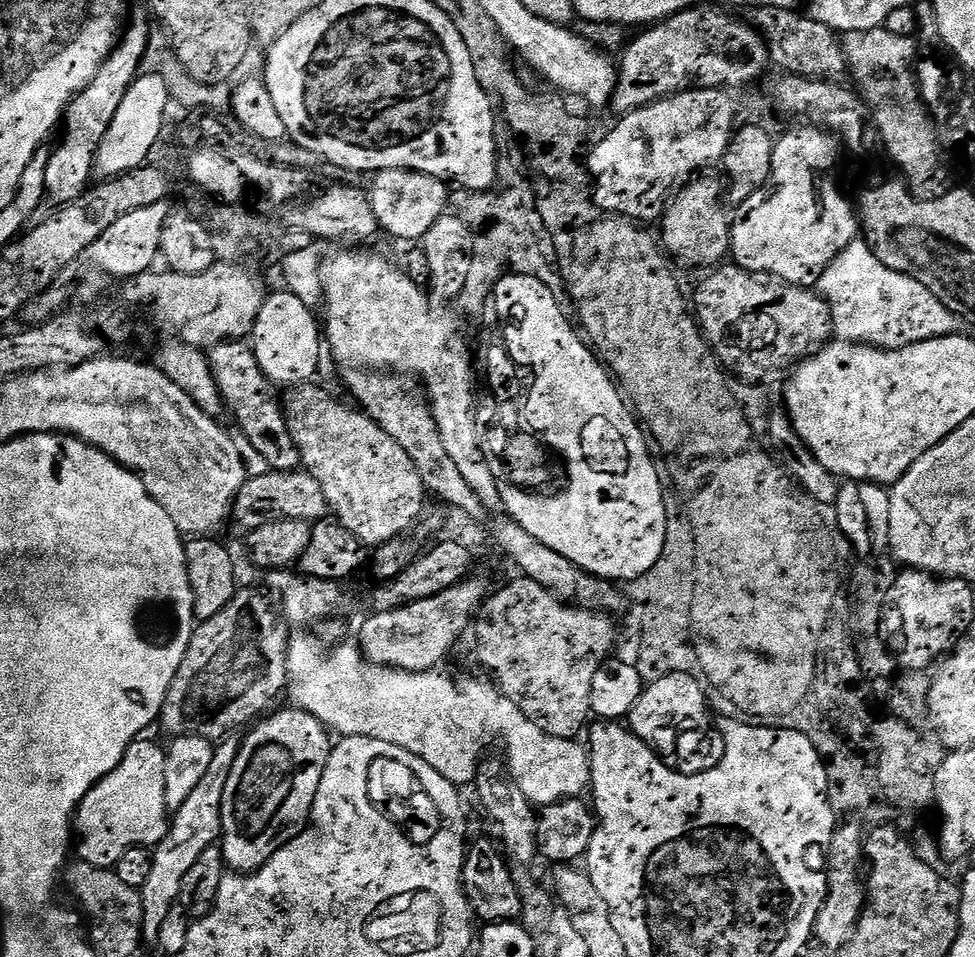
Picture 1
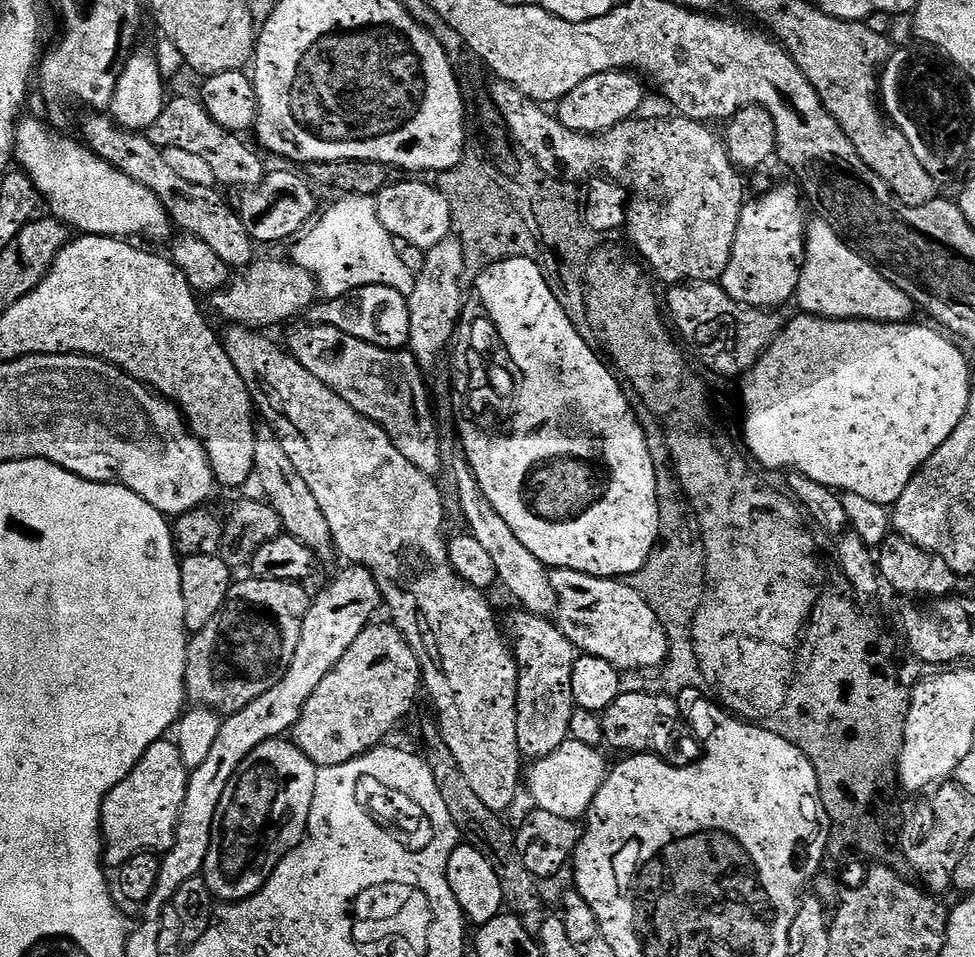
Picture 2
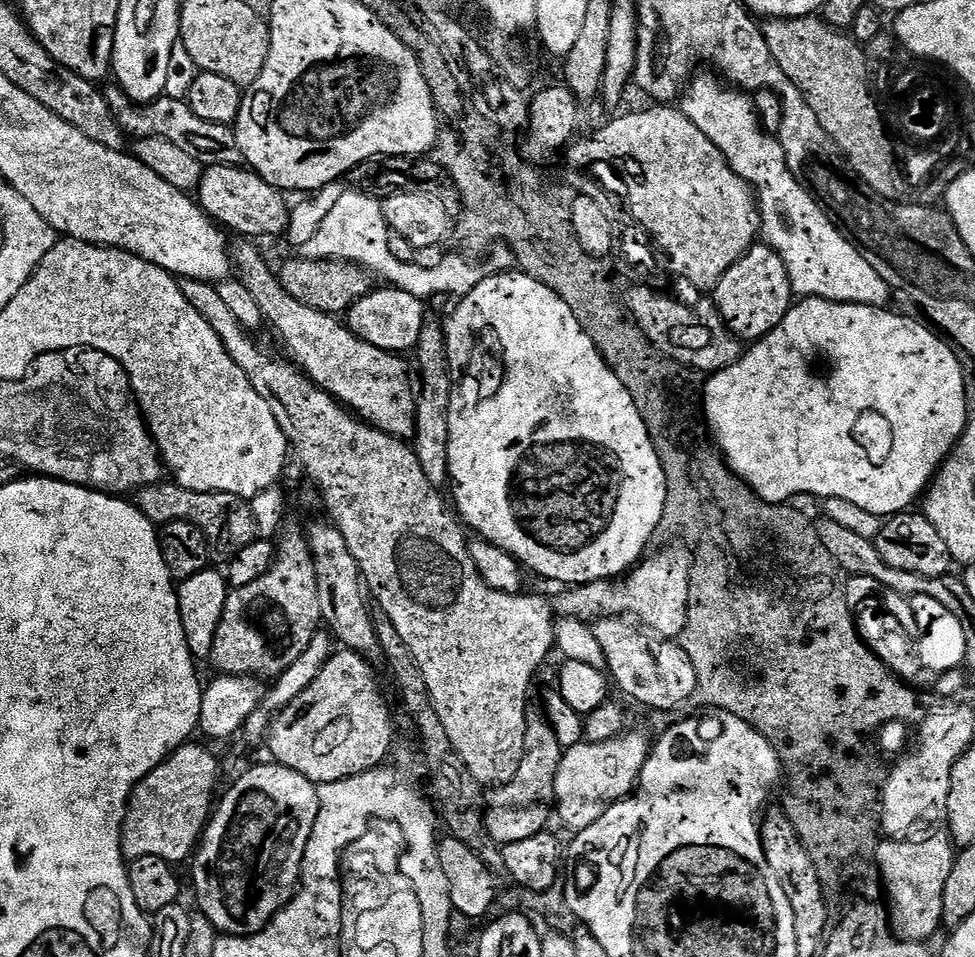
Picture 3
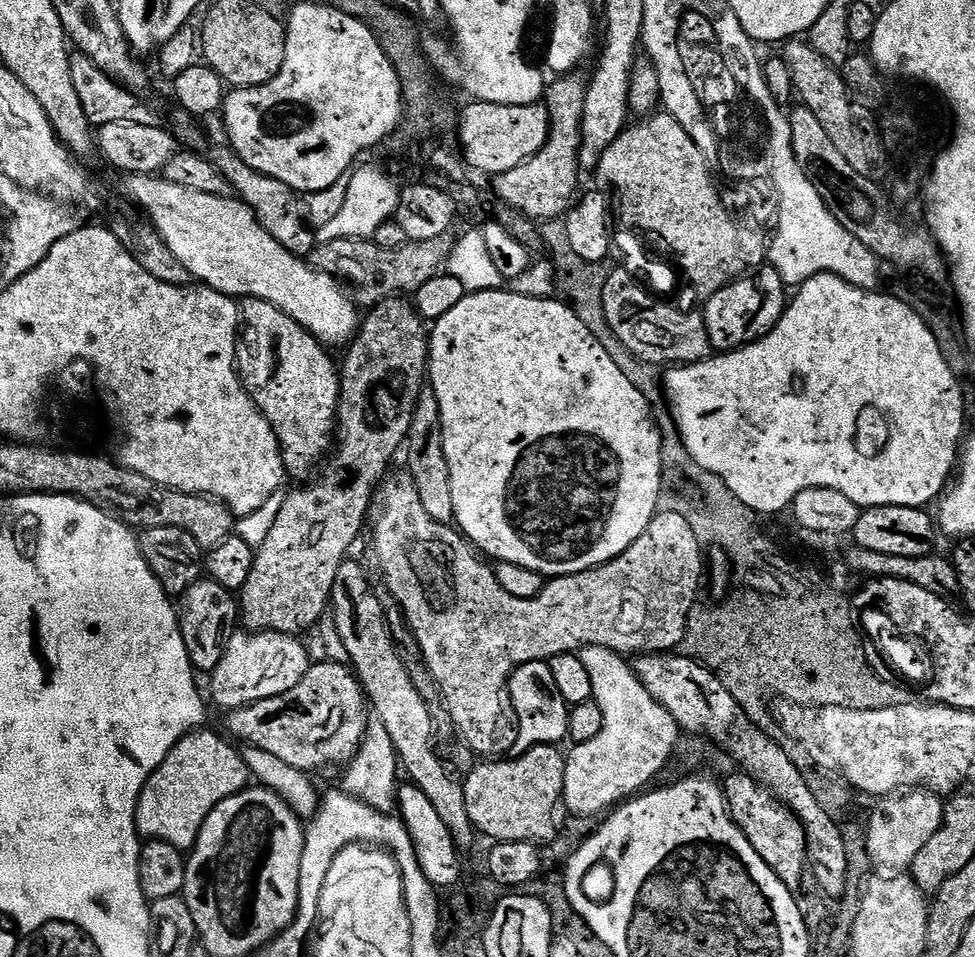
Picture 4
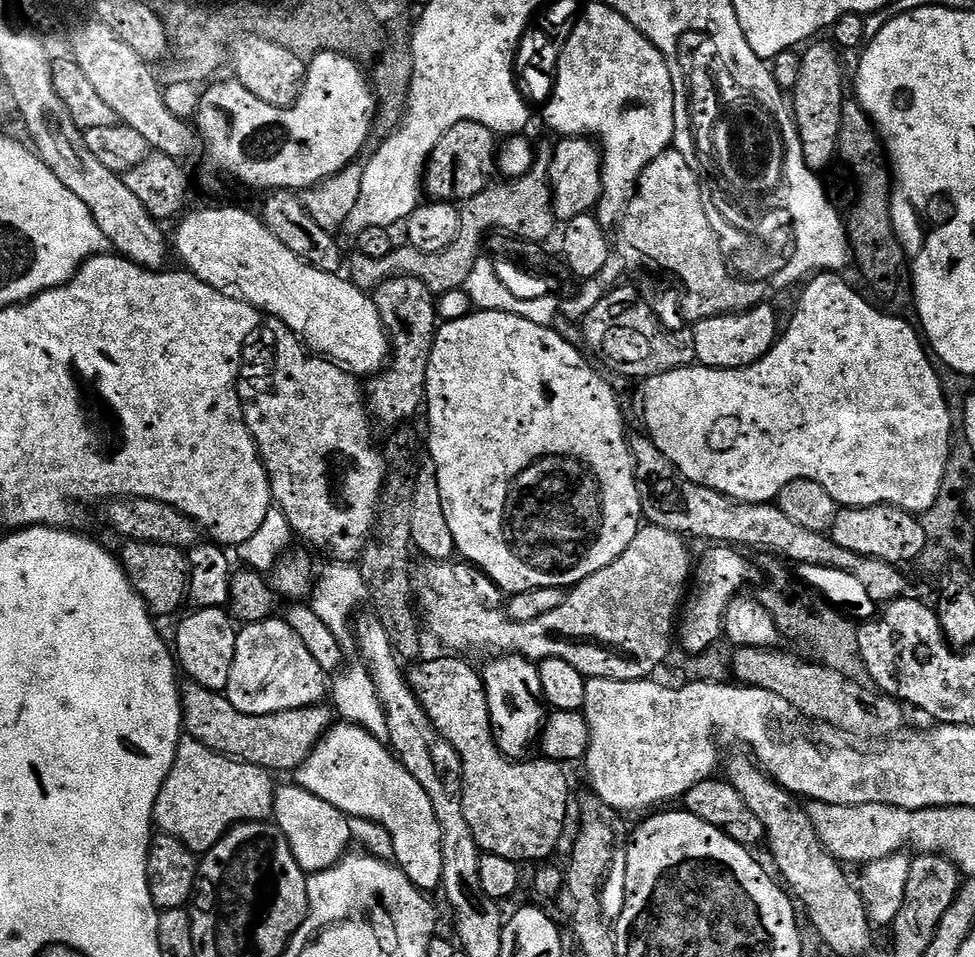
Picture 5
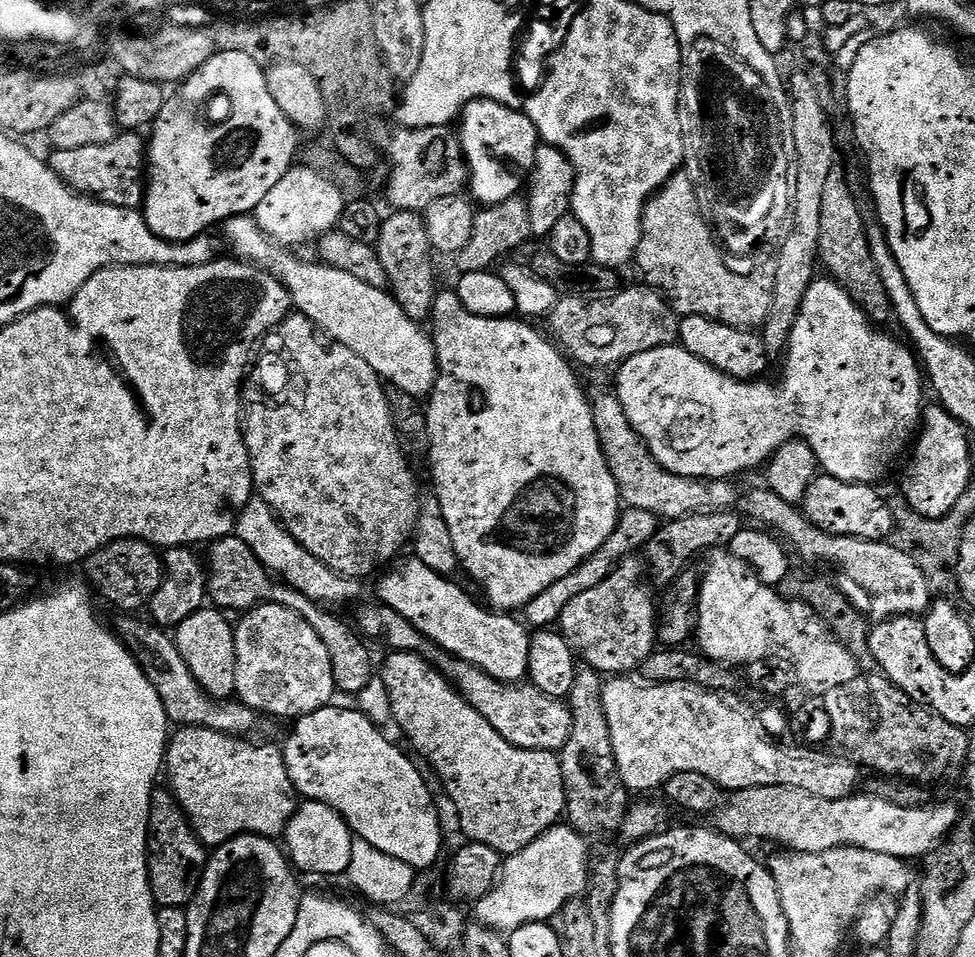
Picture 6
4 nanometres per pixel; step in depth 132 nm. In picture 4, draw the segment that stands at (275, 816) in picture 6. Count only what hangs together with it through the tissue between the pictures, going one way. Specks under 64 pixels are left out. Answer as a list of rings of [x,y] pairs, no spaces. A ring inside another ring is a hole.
[[[204,730],[182,737],[146,782],[136,807],[136,830],[141,837],[191,850],[209,814],[226,798],[249,787],[248,764],[240,757],[241,749],[227,739],[219,740],[212,732],[200,731]]]

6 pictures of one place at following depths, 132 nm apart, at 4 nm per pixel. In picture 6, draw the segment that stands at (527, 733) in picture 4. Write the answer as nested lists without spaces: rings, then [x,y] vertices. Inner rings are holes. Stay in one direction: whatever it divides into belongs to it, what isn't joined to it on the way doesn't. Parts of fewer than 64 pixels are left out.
[[[404,554],[391,561],[384,574],[376,584],[375,599],[402,614],[410,626],[417,628],[436,647],[478,666],[504,684],[515,684],[527,677],[532,638],[529,629],[512,617],[515,615],[489,610],[483,603],[475,604],[455,584],[455,579],[439,576],[414,554]]]

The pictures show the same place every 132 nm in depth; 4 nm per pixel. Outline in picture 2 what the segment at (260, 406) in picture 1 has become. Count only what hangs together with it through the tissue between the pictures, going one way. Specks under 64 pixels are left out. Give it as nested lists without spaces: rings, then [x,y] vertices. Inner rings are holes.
[[[264,426],[256,433],[256,469],[258,480],[264,483],[263,495],[267,503],[272,505],[284,523],[284,532],[298,538],[317,557],[333,555],[334,545],[330,532],[330,522],[326,522],[326,514],[322,514],[322,506],[318,506],[318,498],[314,498],[314,490],[306,486],[306,478],[298,474],[298,466],[290,459],[290,454],[282,446],[282,442],[271,428]],[[268,495],[268,496],[267,496]]]

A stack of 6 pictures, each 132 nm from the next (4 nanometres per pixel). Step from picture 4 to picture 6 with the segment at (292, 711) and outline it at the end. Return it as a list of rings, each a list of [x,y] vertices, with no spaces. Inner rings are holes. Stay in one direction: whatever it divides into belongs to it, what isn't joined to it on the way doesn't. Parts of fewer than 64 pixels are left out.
[[[124,614],[121,620],[114,624],[121,642],[131,650],[136,661],[144,668],[144,673],[158,690],[158,698],[162,698],[162,706],[166,706],[166,714],[173,725],[186,728],[209,728],[227,736],[237,738],[247,737],[247,732],[256,728],[258,713],[253,708],[247,708],[239,699],[213,700],[198,686],[194,674],[190,674],[190,666],[186,666],[186,658],[178,654],[175,639],[165,629],[149,622],[147,619],[136,620],[135,615]]]

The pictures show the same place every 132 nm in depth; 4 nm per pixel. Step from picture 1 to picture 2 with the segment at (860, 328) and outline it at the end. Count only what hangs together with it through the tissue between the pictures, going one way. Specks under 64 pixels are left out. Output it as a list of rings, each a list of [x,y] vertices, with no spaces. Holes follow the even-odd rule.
[[[813,219],[806,228],[804,265],[796,287],[799,311],[827,320],[873,320],[879,324],[902,324],[913,319],[912,299],[898,290],[873,264],[869,264],[848,241],[843,240],[825,220]]]

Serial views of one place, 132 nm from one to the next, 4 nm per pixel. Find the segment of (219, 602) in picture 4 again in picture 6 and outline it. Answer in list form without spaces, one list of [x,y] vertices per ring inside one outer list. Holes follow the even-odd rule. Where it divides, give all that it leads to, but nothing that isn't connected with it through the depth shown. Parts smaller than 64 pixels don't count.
[[[205,606],[190,614],[190,618],[186,618],[186,622],[182,622],[174,630],[178,654],[186,658],[186,666],[190,666],[190,674],[194,674],[198,686],[202,686],[202,690],[206,690],[206,694],[213,700],[230,700],[236,696],[236,634],[233,621],[230,622],[227,618],[229,617],[219,608]]]

